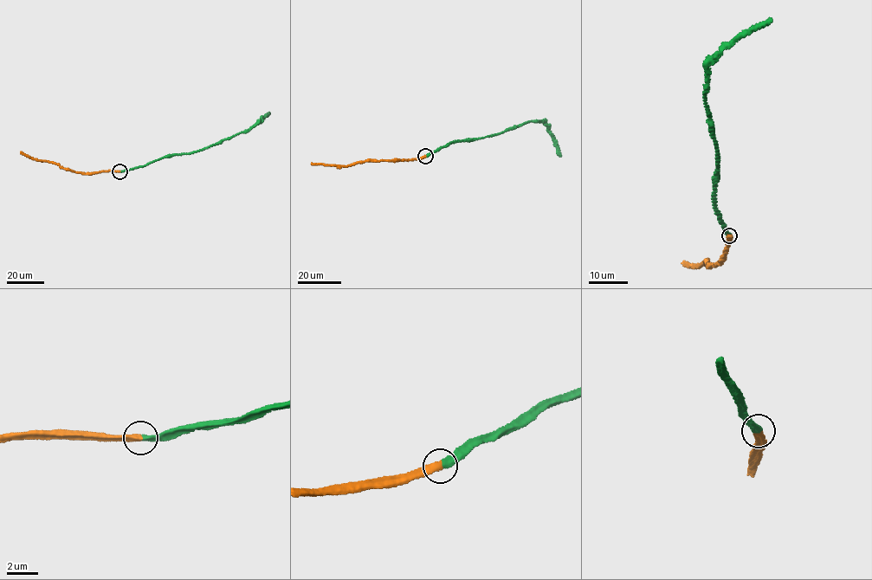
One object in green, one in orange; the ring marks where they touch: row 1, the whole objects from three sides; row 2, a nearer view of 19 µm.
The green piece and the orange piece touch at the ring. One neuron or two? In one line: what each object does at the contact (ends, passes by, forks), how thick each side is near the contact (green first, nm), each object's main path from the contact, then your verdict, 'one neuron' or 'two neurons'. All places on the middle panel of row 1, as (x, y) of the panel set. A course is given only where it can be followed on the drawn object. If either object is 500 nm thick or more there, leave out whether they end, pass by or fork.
green ends there; orange ends there; 420 nm thick on the green side, 440 nm on the other; green runs (425, 156), (450, 143), (498, 134), (528, 121), (538, 121), (545, 122), (560, 157); orange runs (425, 156), (397, 160), (368, 159), (347, 166), (312, 164); one neuron

